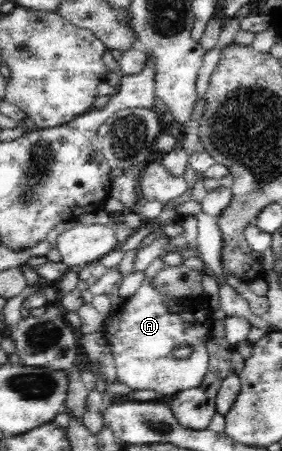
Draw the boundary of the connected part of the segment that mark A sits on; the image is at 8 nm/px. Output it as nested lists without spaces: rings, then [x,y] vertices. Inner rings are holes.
[[[162,254],[155,258],[143,271],[145,280],[139,289],[129,297],[121,313],[115,313],[107,327],[105,338],[113,351],[117,365],[117,377],[129,389],[153,389],[158,395],[171,395],[186,389],[198,388],[207,374],[210,363],[208,349],[205,349],[205,335],[209,335],[212,321],[207,317],[205,297],[197,299],[171,299],[164,293],[155,291],[152,277],[166,265]],[[167,305],[179,305],[179,313],[167,313]],[[180,343],[187,343],[192,355],[187,359],[177,359],[170,354]]]

